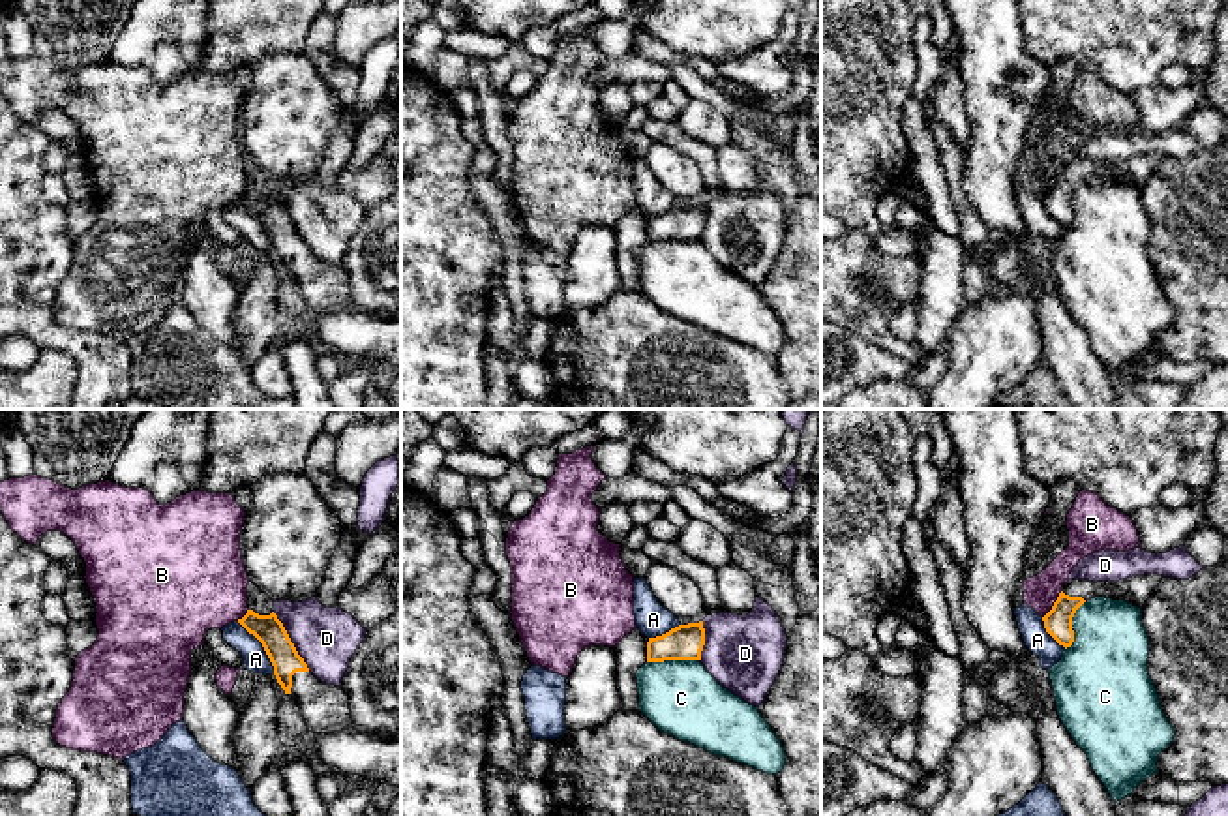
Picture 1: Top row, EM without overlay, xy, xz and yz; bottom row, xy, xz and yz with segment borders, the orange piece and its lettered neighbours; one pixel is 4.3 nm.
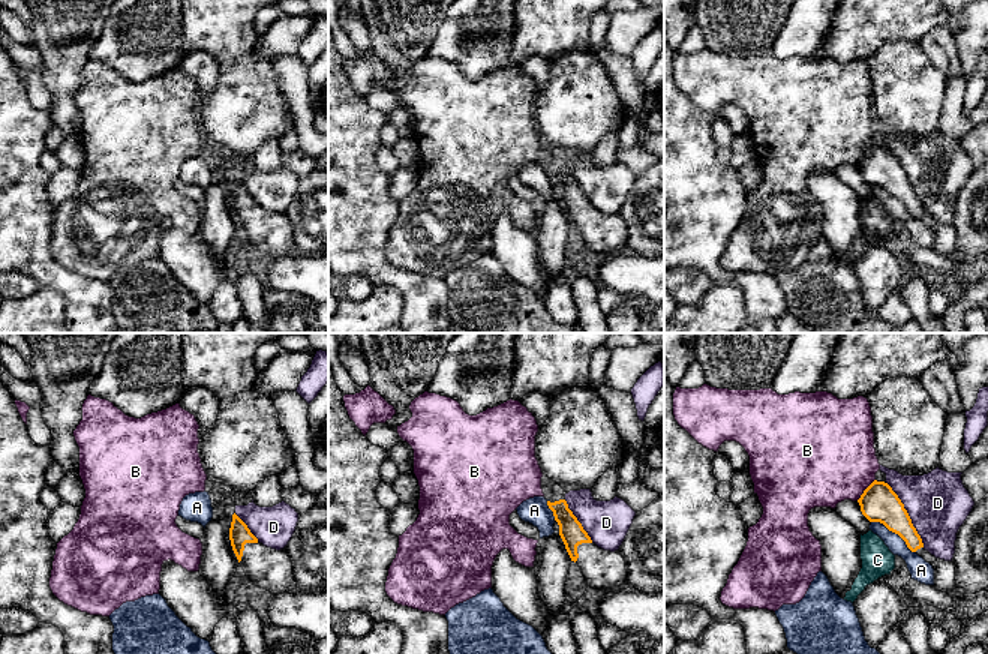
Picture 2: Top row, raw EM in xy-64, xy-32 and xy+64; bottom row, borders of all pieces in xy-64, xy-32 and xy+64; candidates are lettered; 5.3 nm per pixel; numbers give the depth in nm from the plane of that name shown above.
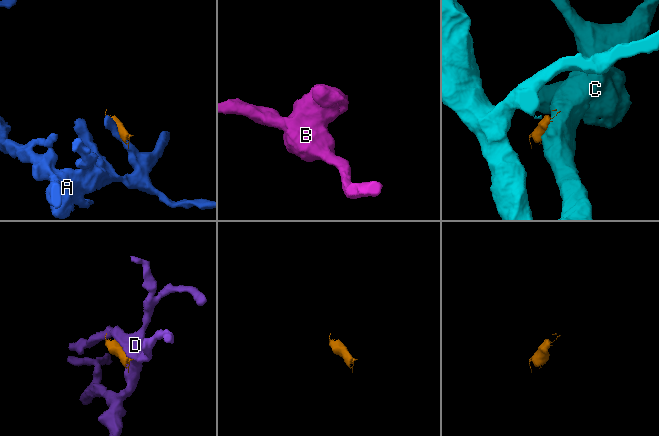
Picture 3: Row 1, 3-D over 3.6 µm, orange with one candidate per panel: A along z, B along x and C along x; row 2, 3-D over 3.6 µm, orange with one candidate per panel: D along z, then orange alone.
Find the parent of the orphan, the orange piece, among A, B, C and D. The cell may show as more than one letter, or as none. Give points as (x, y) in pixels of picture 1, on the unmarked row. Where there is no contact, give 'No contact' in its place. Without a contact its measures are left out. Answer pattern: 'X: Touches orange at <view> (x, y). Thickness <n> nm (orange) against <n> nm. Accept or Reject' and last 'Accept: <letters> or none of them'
A: Touches orange at xy (263, 226). Thickness 120 nm (orange) against 110 nm. Reject
B: Touches orange at yz (1054, 184). Thickness 120 nm (orange) against 150 nm. Reject
C: Touches orange at xz (672, 239). Thickness 160 nm (orange) against 320 nm. Reject
D: Touches orange at xy (289, 220). Thickness 120 nm (orange) against 260 nm. Reject
Accept: none of them

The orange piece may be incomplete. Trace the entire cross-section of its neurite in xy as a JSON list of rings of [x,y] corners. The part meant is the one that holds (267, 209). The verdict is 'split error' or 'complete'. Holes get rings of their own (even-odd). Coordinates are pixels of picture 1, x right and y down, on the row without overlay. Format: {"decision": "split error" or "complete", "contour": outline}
{"decision": "split error", "contour": [[[247,189],[238,203],[262,223],[277,263],[296,280],[309,311],[334,313],[352,308],[349,276],[341,266],[322,263],[309,251],[274,191],[259,195]]]}

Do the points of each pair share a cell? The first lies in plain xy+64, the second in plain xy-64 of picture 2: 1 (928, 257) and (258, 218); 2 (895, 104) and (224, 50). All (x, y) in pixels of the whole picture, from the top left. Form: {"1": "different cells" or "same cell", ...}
{"1": "different cells", "2": "different cells"}

